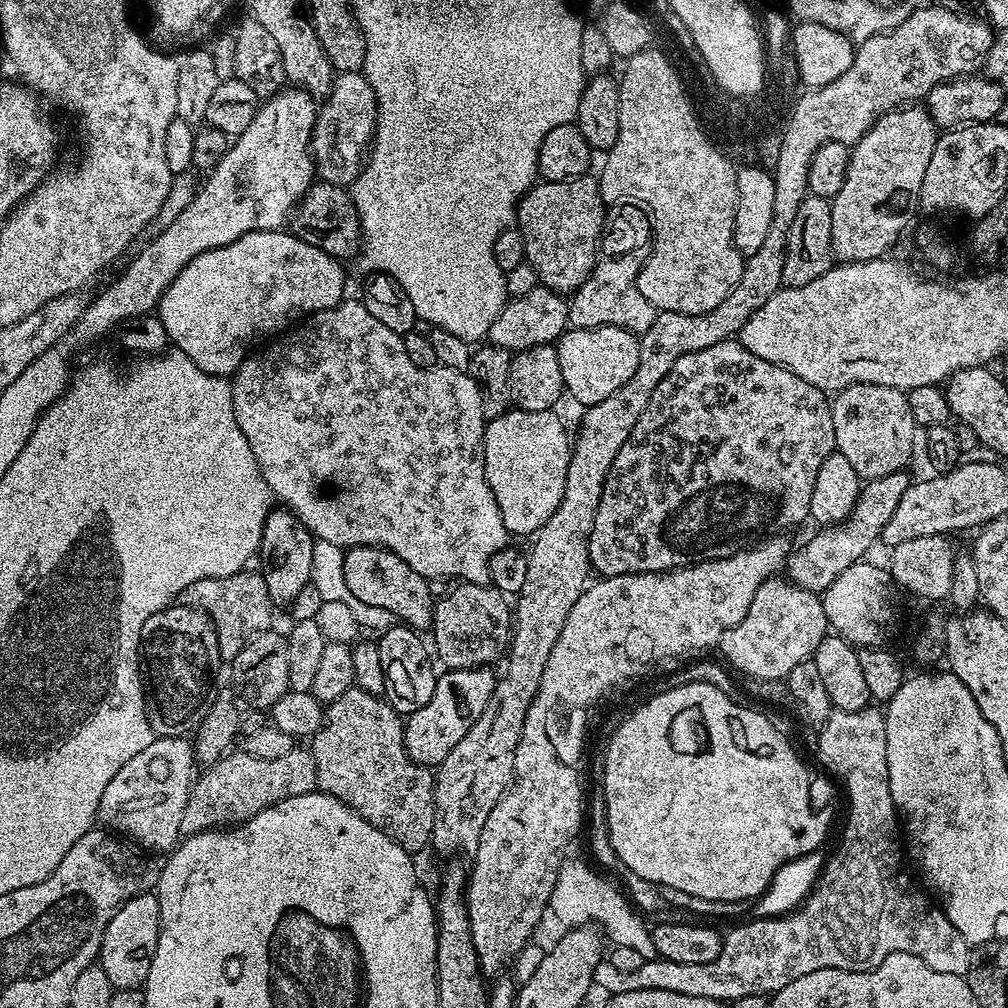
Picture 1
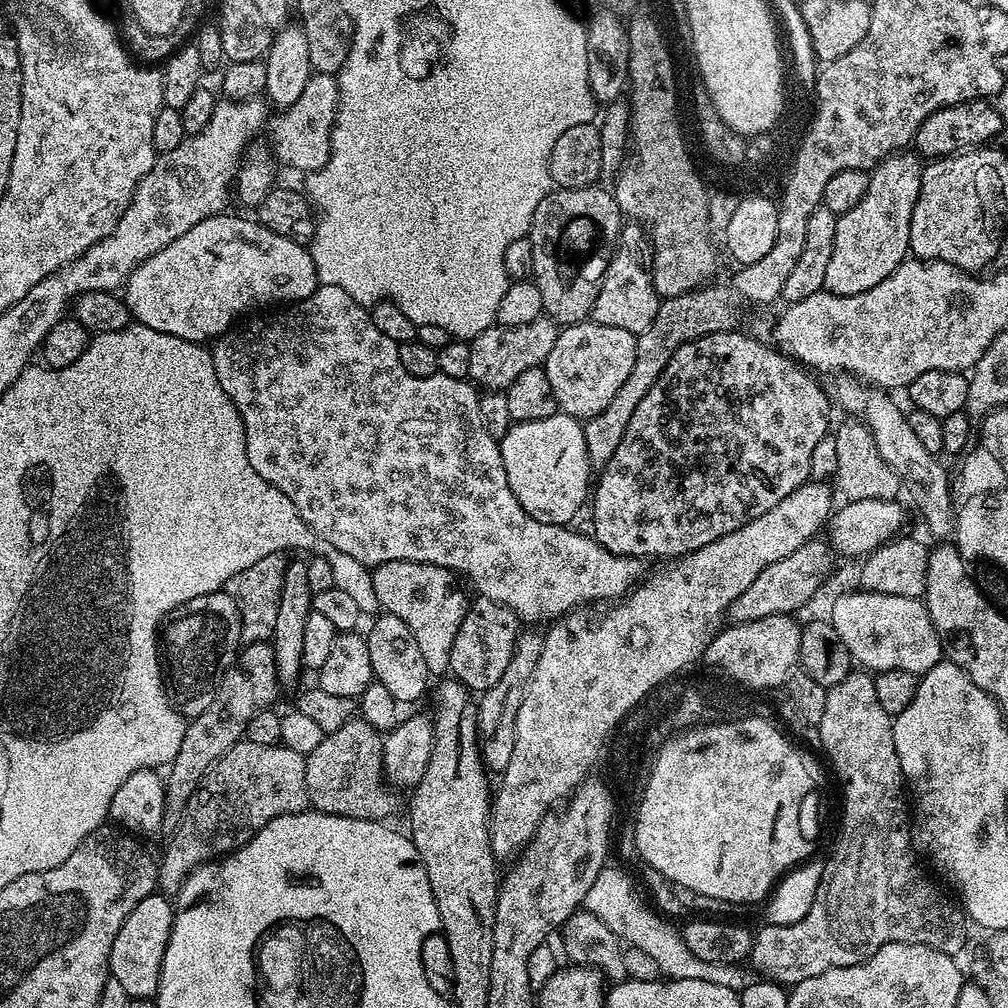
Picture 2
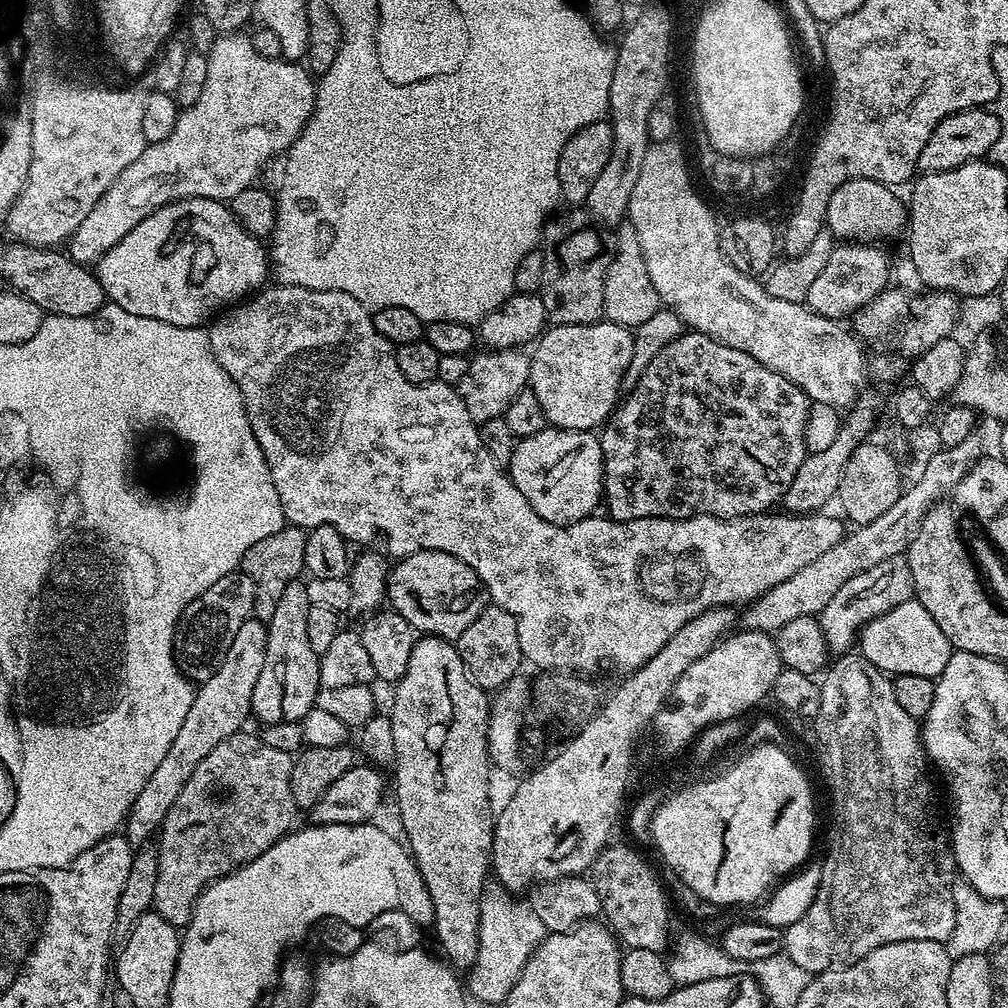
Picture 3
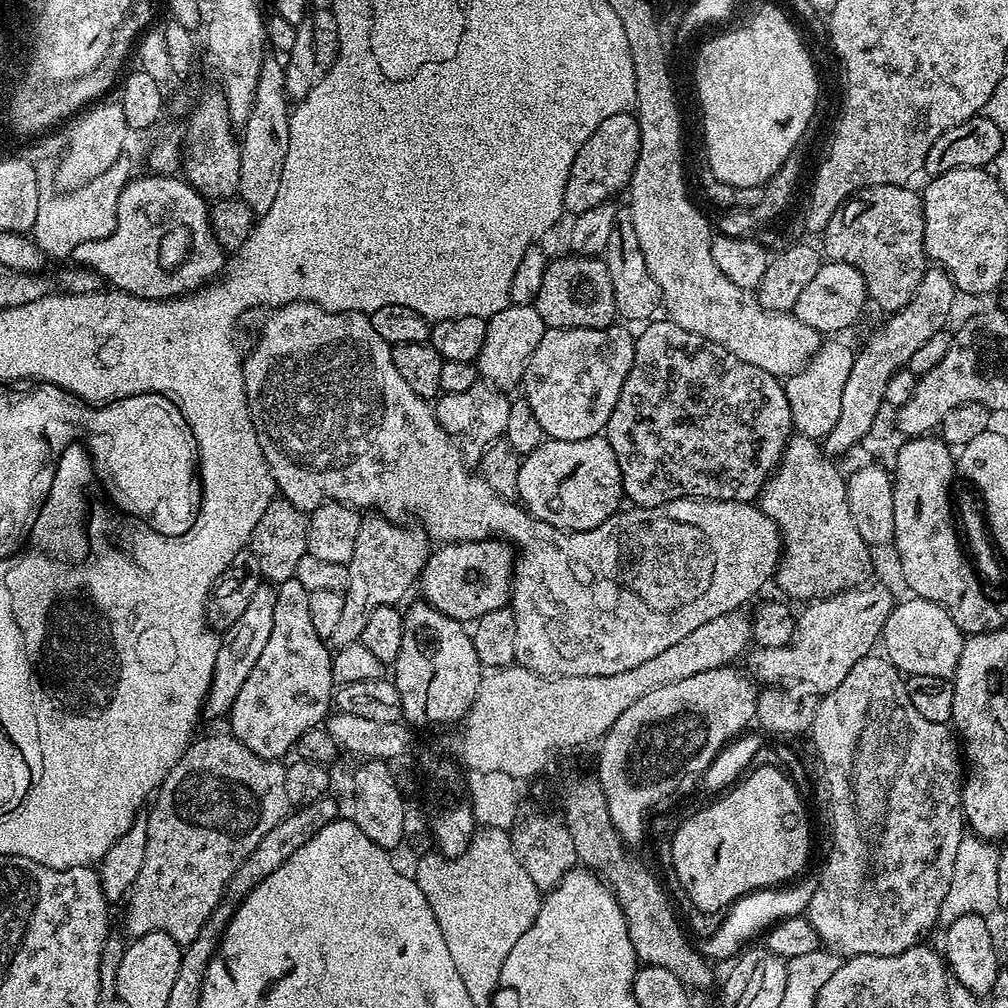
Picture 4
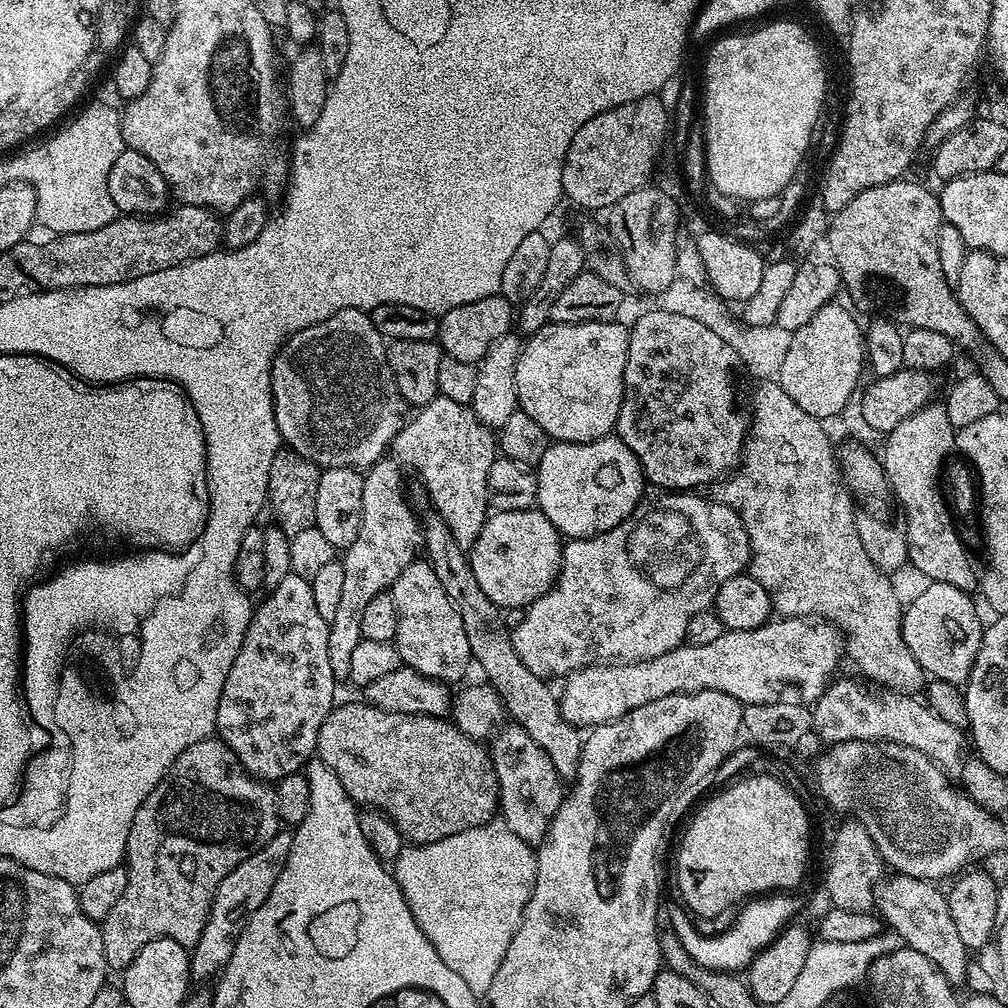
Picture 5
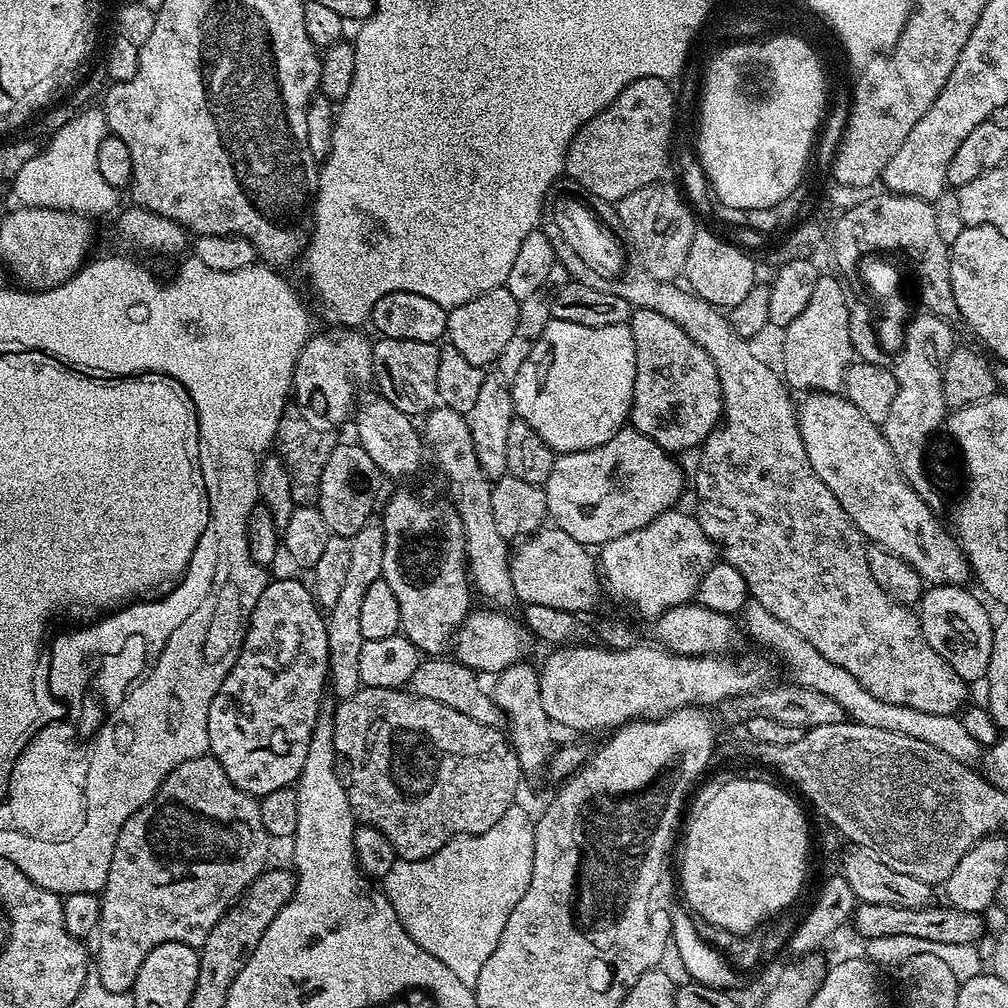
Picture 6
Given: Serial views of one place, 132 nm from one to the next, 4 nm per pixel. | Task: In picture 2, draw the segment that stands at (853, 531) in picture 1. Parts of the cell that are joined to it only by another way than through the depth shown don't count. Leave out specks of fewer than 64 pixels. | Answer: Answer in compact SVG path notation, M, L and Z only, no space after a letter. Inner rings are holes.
M813 538L806 541L794 554L778 562L770 562L738 598L730 602L726 616L732 624L758 622L758 618L771 616L792 616L799 608L804 608L816 596L816 591L824 584L824 579L832 572L834 549L827 539ZM821 539L821 540L820 540Z

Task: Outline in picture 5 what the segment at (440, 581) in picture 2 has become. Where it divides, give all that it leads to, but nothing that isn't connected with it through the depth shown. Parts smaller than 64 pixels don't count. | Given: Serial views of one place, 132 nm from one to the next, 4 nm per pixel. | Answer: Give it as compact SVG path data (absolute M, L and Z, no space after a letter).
M523 508L493 511L472 543L470 559L474 578L478 578L478 586L482 586L482 594L486 594L490 602L502 610L524 610L552 589L556 575L560 573L563 553L560 531L545 518L543 512Z

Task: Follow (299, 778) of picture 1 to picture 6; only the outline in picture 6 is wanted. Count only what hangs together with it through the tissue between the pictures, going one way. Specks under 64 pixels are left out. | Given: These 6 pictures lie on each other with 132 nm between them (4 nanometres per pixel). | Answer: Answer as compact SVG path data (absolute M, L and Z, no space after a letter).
M205 754L182 762L169 774L162 782L162 786L154 794L146 806L142 806L138 811L127 820L118 834L118 842L114 848L114 858L110 862L108 871L108 880L104 883L102 889L102 901L100 903L100 926L98 937L100 936L100 945L94 948L94 972L100 977L101 985L106 990L115 993L127 993L132 987L132 983L138 978L138 970L142 970L142 962L154 950L163 944L178 942L179 944L189 944L197 950L204 947L206 938L210 938L210 930L224 916L225 912L232 907L234 901L241 894L247 892L249 886L260 877L261 872L269 867L268 851L271 850L273 841L268 835L266 826L262 824L262 810L260 809L259 799L251 796L249 792L243 792L230 780L226 770L222 768L216 757L211 754Z

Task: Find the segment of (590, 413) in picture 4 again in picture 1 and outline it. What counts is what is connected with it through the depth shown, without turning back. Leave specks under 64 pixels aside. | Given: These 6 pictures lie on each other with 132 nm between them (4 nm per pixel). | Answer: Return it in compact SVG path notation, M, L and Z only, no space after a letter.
M618 326L597 328L569 327L554 345L558 354L558 367L562 370L565 393L580 403L580 406L606 402L610 394L622 390L626 382L638 370L640 341L637 333L627 332Z

